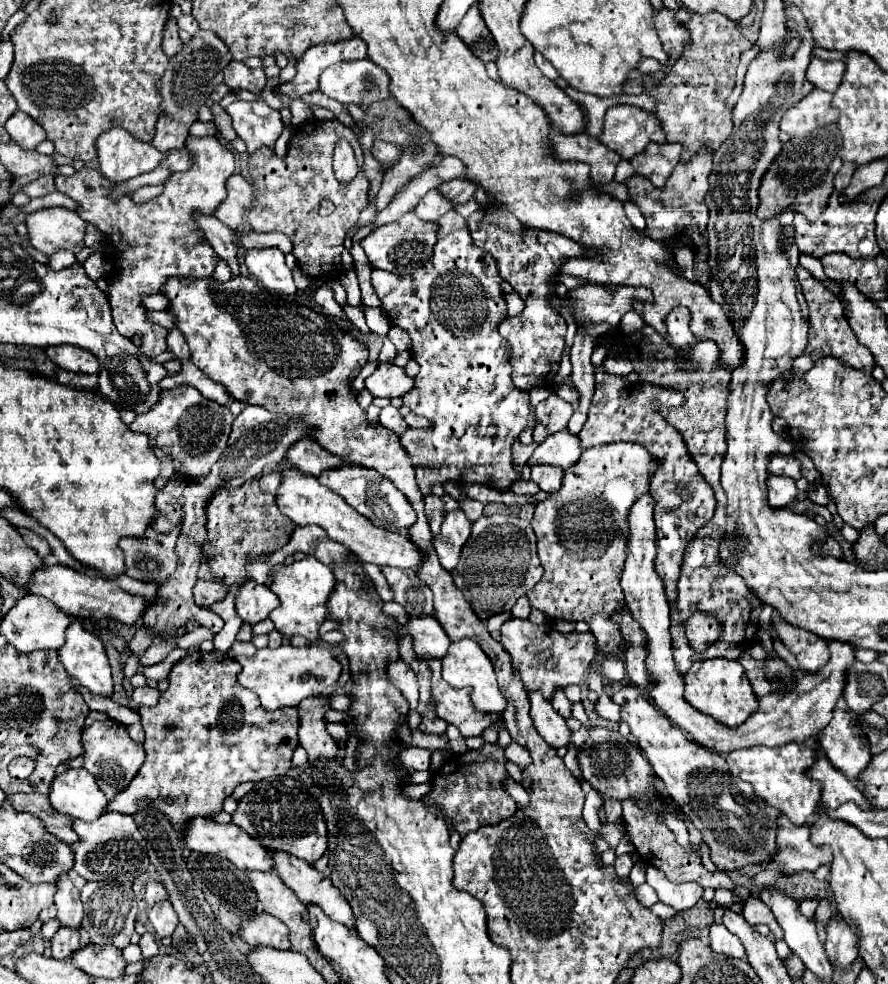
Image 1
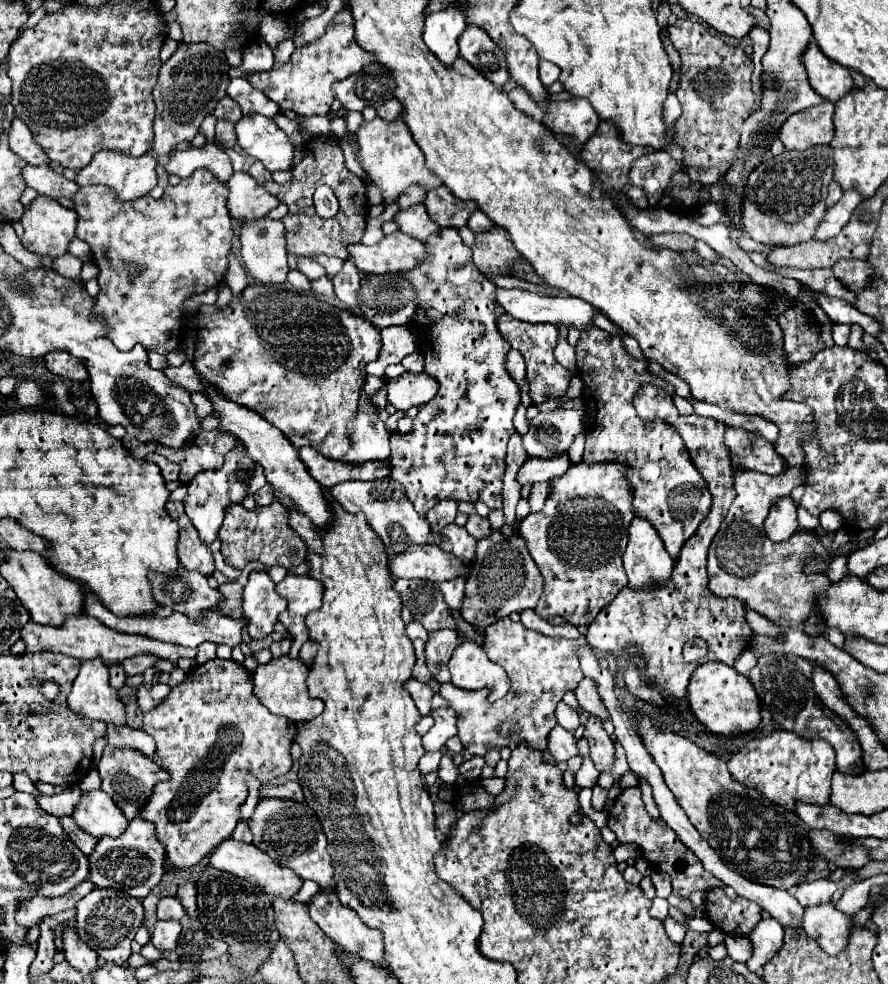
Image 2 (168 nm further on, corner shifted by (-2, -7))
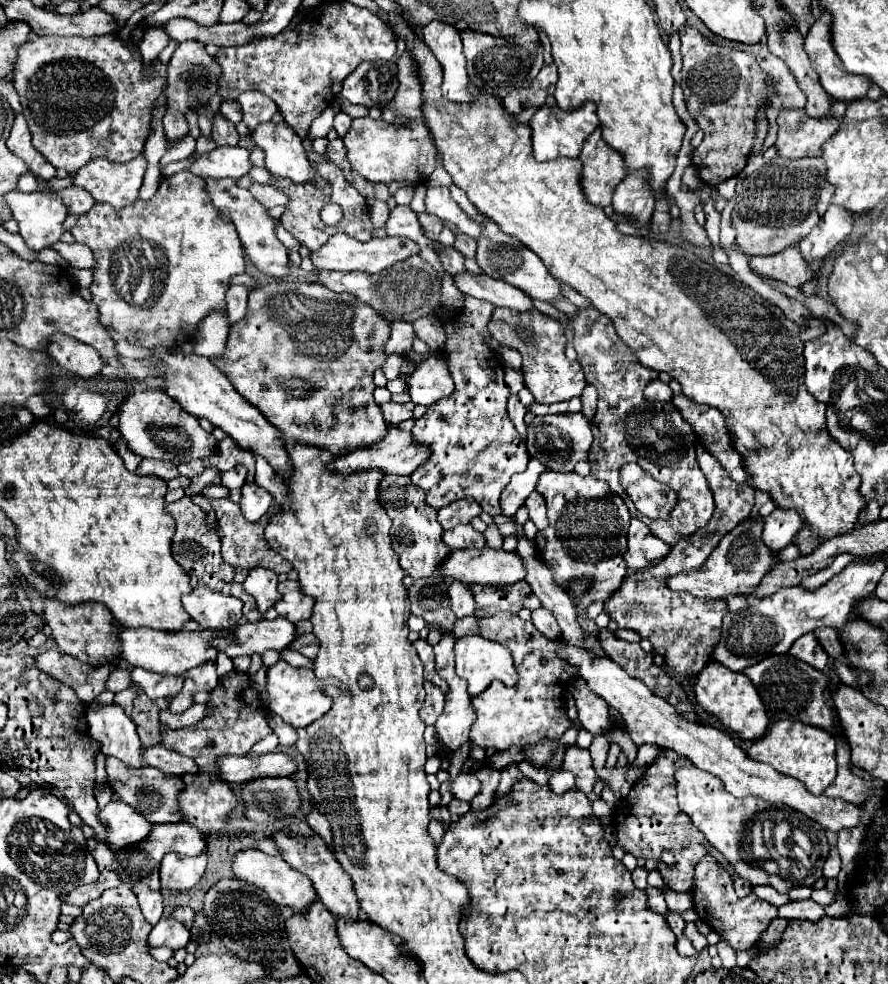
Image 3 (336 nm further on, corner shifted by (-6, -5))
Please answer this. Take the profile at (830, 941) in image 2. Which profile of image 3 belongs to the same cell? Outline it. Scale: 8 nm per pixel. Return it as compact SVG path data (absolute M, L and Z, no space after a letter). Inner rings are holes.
M811 899L791 901L791 903L779 907L779 917L785 917L785 919L809 919L809 921L819 921L823 915L825 915L825 907L813 903Z

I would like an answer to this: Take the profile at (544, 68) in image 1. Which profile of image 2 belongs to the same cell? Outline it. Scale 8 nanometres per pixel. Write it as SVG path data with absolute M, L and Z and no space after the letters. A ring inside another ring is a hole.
M541 61L541 63L539 63L539 75L541 75L541 83L543 83L545 87L549 87L551 83L557 81L559 69L557 69L553 63L549 63L549 61Z

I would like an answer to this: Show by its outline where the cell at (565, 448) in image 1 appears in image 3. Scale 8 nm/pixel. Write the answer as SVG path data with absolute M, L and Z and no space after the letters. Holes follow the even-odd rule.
M531 459L523 473L515 473L515 477L511 477L507 489L503 489L503 497L499 499L503 515L513 517L517 513L517 509L525 503L525 499L535 491L535 485L543 471L545 471L543 463Z

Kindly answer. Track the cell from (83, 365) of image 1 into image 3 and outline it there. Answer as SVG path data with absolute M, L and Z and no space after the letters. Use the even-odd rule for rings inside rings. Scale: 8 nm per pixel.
M55 333L51 337L51 343L47 345L49 355L67 371L79 375L79 377L95 377L101 373L105 361L99 357L99 353L81 341L75 341L63 333Z

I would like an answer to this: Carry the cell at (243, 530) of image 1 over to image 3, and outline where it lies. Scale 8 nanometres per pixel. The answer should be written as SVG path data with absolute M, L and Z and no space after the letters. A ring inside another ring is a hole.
M223 497L223 499L211 499L211 509L217 515L219 521L219 537L221 537L221 557L225 563L229 563L231 567L243 567L243 569L253 569L253 567L267 567L273 569L275 573L287 573L291 569L291 563L285 561L279 553L275 553L265 537L263 537L263 529L267 525L267 517L261 517L257 523L249 523L243 515L237 503L233 503L231 499Z

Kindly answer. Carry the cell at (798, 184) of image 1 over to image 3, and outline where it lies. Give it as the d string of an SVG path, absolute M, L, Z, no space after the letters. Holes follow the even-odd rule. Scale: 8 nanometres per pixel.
M777 157L771 165L763 165L759 171L745 177L731 217L731 223L737 229L735 245L741 249L741 253L747 257L775 255L809 235L809 231L821 219L815 205L823 185L825 165L821 157L797 161Z

